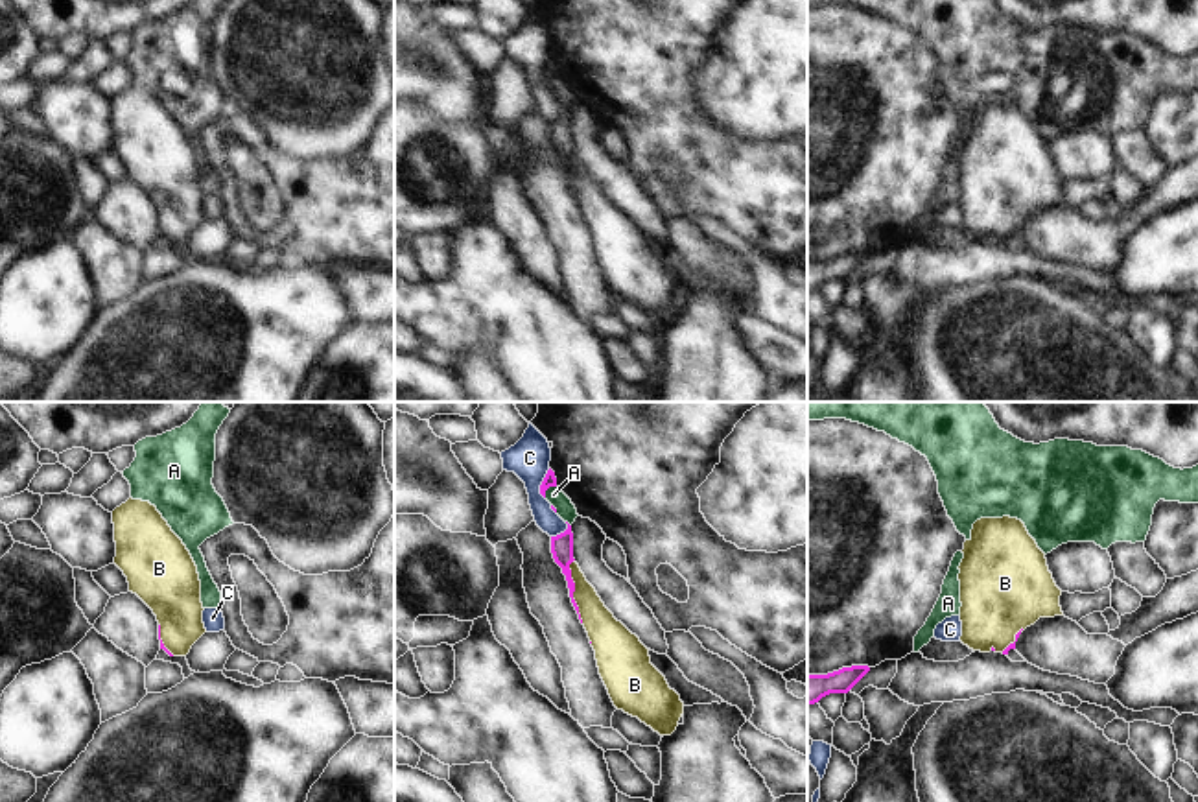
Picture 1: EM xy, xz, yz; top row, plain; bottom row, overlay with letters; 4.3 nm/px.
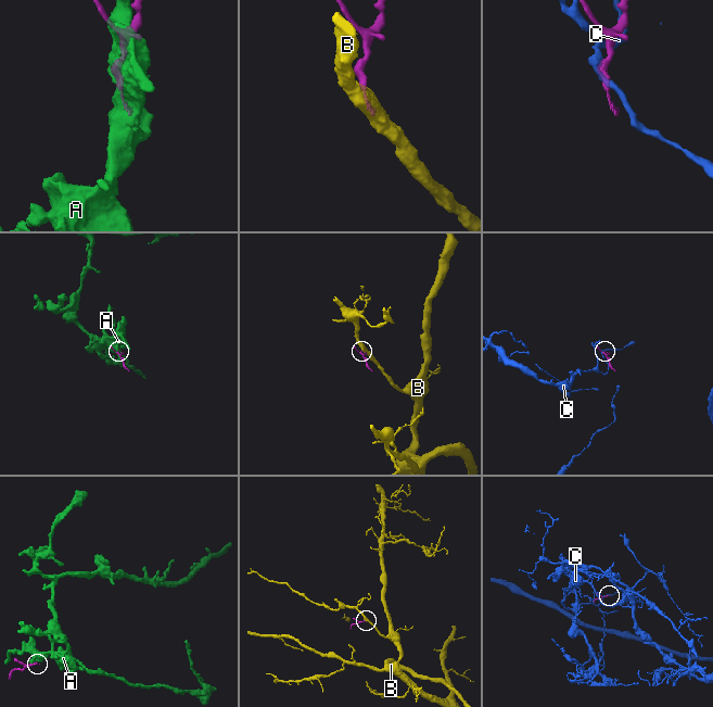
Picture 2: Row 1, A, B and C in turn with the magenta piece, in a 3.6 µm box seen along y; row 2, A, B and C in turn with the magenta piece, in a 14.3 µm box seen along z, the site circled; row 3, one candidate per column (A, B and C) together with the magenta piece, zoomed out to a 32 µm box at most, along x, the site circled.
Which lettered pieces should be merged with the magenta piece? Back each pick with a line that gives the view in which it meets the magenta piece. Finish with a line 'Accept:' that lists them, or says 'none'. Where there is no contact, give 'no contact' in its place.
B: contact in xz
Accept: B

